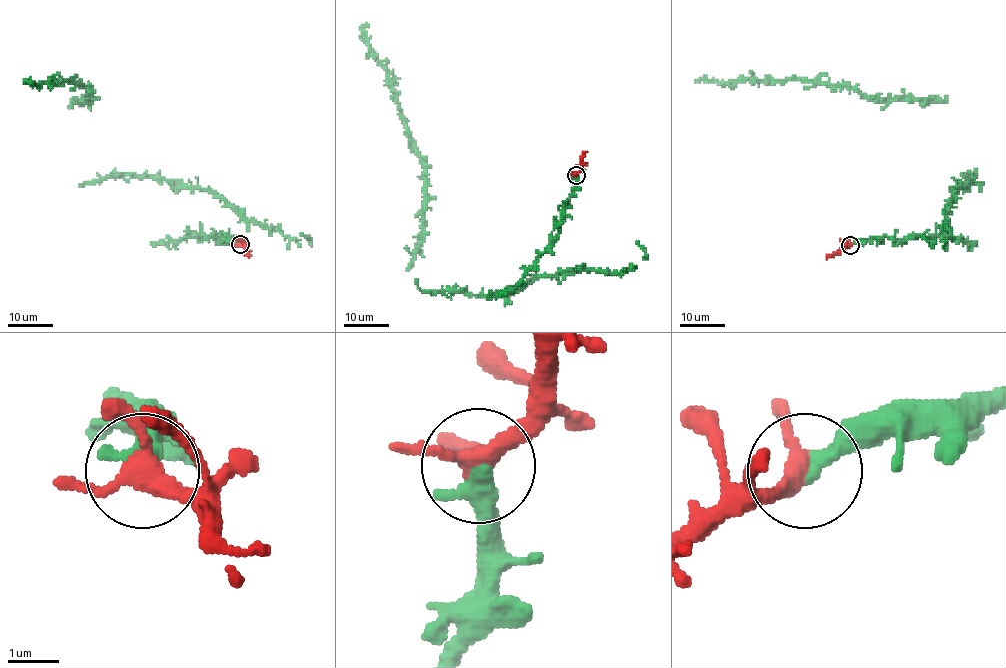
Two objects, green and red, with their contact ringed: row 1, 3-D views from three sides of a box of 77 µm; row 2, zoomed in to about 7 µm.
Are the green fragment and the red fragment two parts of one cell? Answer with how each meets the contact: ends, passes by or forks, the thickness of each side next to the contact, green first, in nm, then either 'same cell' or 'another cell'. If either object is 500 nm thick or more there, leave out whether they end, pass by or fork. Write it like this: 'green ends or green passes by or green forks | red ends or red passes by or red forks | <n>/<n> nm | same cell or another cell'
green ends | red forks | 440/320 nm | same cell

